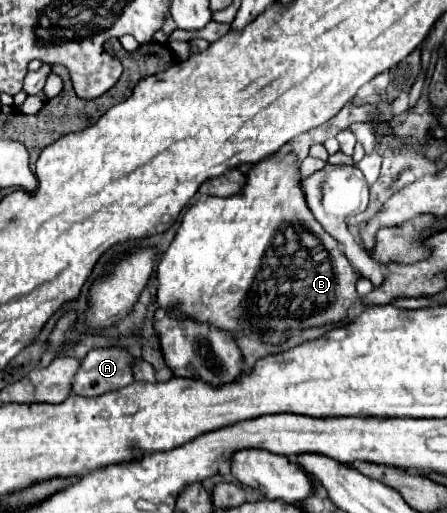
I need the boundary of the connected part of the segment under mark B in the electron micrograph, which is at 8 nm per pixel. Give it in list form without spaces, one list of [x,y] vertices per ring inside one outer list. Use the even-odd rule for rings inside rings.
[[[286,154],[286,156],[270,156],[262,162],[258,162],[250,172],[248,172],[248,182],[246,186],[230,198],[218,198],[218,196],[206,196],[200,198],[198,202],[194,202],[188,212],[184,214],[184,220],[172,240],[172,244],[168,246],[168,250],[162,254],[158,268],[156,268],[156,280],[158,280],[158,288],[156,288],[156,302],[158,308],[164,310],[180,310],[180,314],[184,314],[190,320],[196,320],[200,324],[210,324],[216,326],[218,330],[224,330],[232,336],[256,336],[262,338],[268,332],[288,332],[288,330],[304,330],[304,328],[314,328],[314,326],[336,326],[342,320],[348,318],[348,310],[352,306],[356,306],[356,284],[360,280],[360,272],[348,262],[340,242],[336,242],[314,218],[312,212],[306,206],[302,188],[300,188],[300,180],[296,174],[296,156],[294,154]]]

